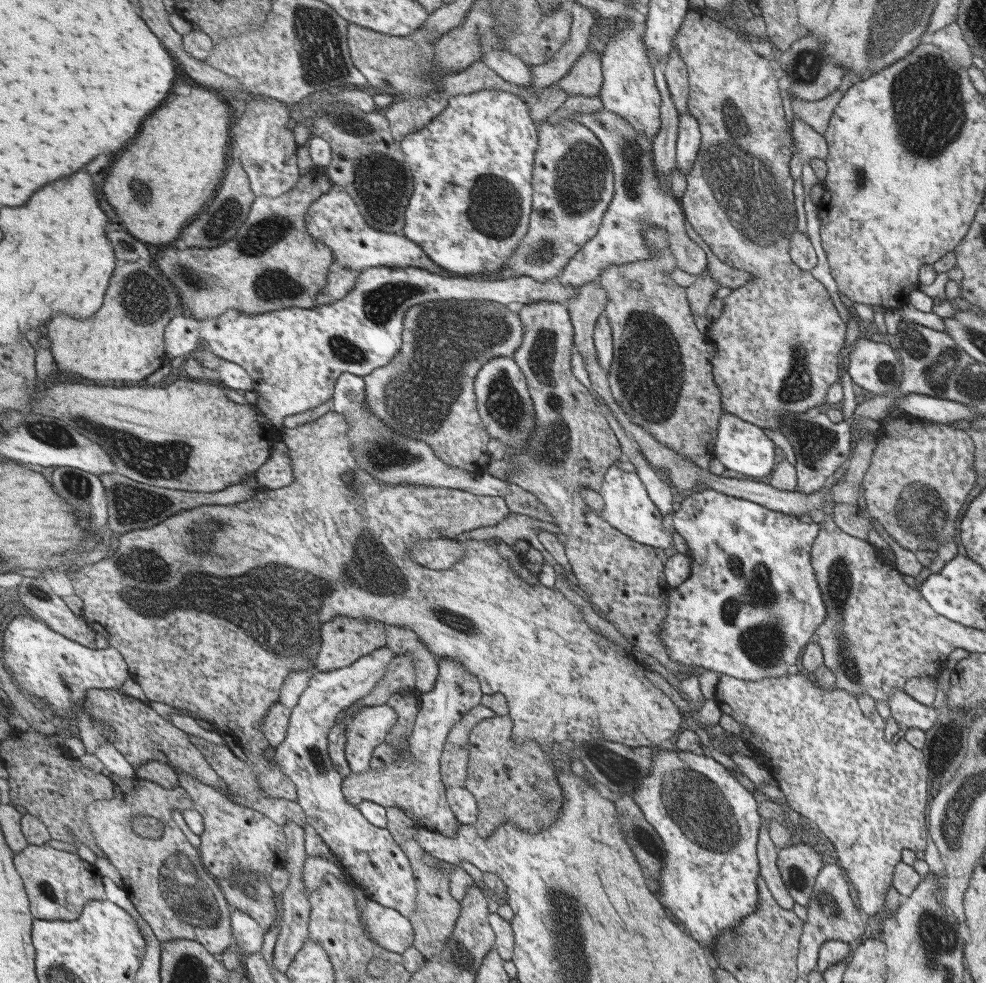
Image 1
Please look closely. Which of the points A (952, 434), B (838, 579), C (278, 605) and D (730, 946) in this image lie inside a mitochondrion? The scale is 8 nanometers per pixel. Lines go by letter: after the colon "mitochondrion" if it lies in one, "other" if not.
A: other
B: mitochondrion
C: mitochondrion
D: mitochondrion

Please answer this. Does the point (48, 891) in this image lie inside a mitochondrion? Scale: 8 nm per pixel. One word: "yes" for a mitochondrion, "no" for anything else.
yes

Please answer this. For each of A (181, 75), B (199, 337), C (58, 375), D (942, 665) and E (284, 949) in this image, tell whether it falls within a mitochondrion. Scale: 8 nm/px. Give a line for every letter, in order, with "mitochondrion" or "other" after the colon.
A: other
B: other
C: other
D: other
E: other

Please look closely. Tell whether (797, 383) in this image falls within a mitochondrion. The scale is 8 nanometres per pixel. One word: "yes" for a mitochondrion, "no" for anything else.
yes

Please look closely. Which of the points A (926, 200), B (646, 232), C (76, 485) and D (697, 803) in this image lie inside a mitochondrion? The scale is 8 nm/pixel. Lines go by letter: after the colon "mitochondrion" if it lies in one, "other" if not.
A: other
B: other
C: mitochondrion
D: mitochondrion

